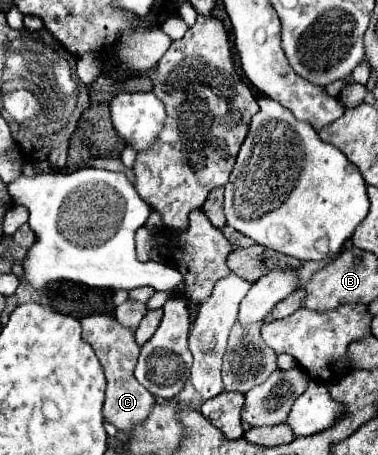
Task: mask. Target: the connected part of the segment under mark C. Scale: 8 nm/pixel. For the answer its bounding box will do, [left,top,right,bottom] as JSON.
[82,313,156,435]

